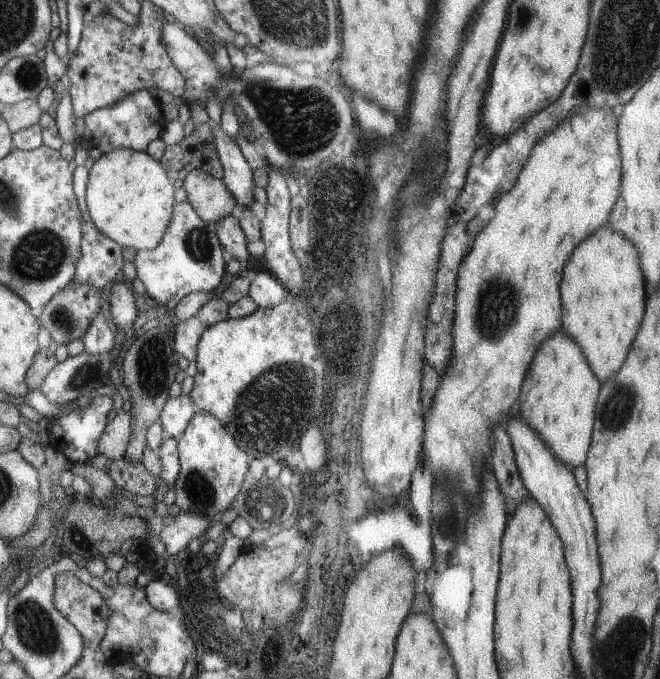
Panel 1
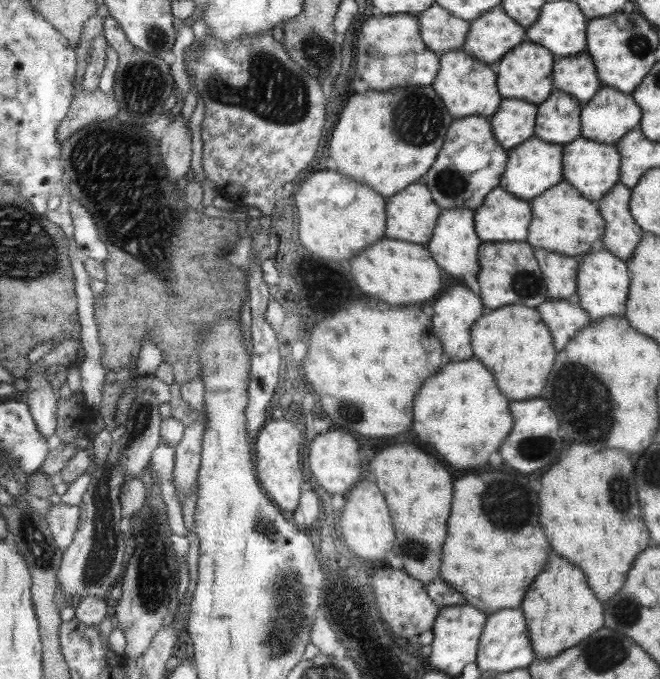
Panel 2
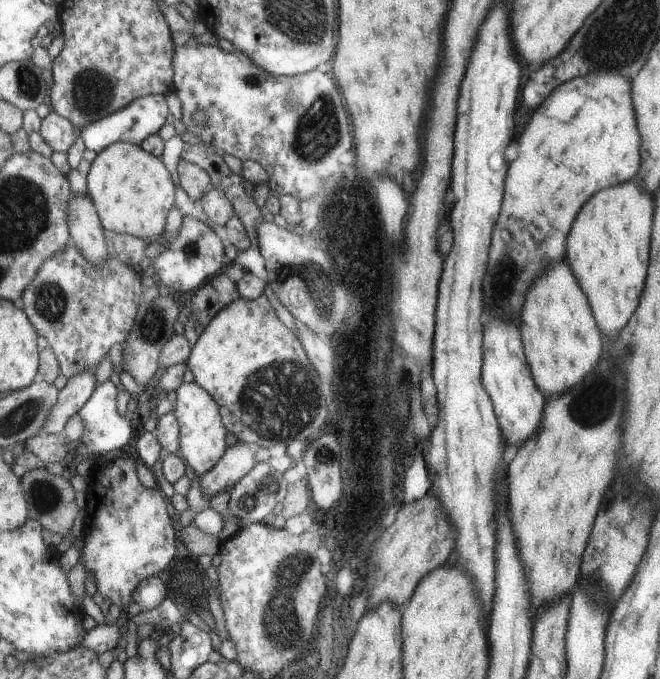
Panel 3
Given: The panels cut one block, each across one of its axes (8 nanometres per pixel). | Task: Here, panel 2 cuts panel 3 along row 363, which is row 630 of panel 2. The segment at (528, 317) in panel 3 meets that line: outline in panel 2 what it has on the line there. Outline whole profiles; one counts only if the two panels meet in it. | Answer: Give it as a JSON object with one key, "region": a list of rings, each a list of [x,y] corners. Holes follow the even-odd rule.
{"region":[[[551,556],[543,574],[535,576],[535,584],[531,584],[531,592],[527,592],[527,600],[523,600],[521,608],[535,658],[553,658],[603,626],[601,604],[587,588],[581,570],[557,556]]]}

